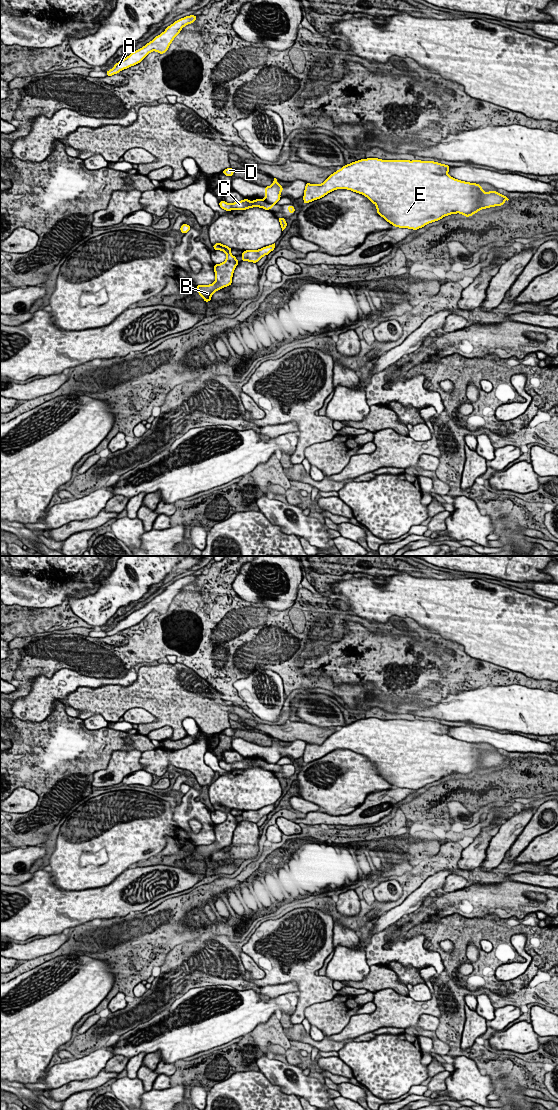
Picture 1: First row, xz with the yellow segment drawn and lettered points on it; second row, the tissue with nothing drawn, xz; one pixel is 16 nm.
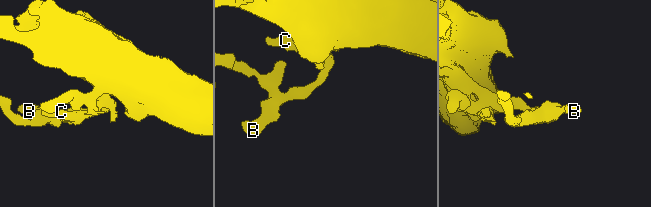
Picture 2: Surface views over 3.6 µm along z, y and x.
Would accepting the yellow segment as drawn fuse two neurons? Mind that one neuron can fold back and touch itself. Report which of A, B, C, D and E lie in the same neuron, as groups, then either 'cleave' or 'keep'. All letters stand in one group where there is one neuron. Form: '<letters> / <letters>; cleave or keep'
A B D E / C; cleave

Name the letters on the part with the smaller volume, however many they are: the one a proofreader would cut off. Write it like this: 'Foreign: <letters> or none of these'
Foreign: C

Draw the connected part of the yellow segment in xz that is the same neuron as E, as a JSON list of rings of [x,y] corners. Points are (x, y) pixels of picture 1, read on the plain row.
[[[378,718],[361,719],[346,726],[342,726],[331,734],[322,744],[306,743],[304,750],[304,764],[320,759],[336,749],[348,749],[366,756],[376,765],[377,773],[394,787],[417,790],[425,785],[438,781],[445,776],[460,773],[465,777],[472,776],[481,769],[505,764],[509,760],[506,756],[496,752],[487,753],[480,744],[470,743],[452,738],[448,735],[450,726],[434,721],[421,720],[381,720]]]

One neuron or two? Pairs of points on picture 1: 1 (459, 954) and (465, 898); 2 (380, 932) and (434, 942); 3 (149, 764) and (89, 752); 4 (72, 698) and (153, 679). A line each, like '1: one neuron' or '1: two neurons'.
1: two neurons
2: two neurons
3: two neurons
4: one neuron

